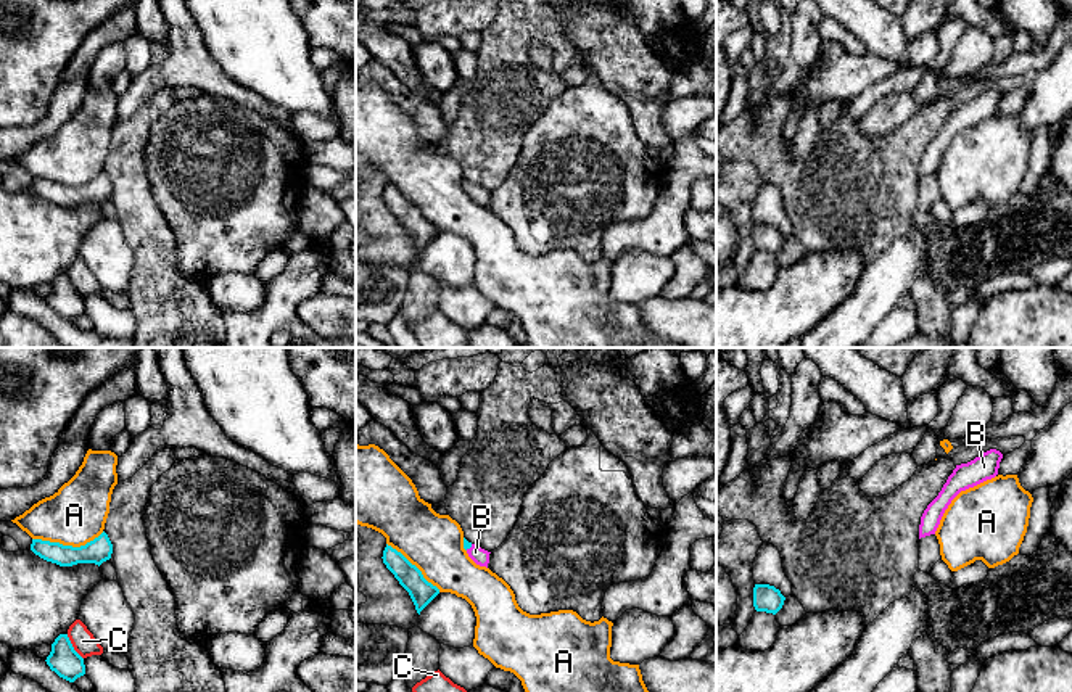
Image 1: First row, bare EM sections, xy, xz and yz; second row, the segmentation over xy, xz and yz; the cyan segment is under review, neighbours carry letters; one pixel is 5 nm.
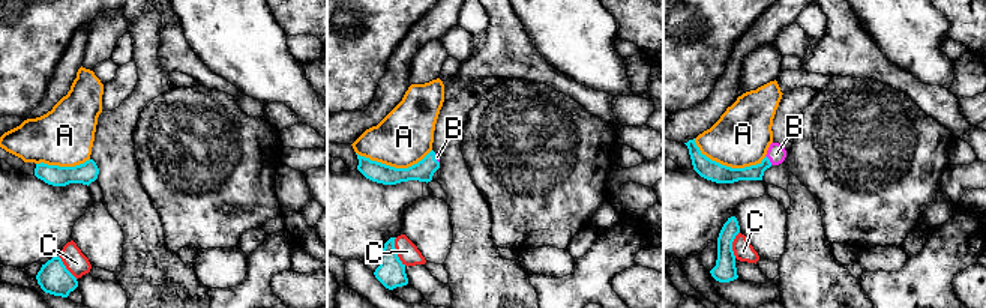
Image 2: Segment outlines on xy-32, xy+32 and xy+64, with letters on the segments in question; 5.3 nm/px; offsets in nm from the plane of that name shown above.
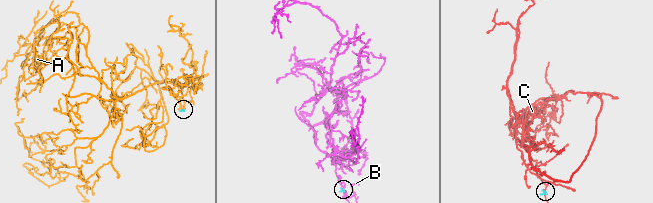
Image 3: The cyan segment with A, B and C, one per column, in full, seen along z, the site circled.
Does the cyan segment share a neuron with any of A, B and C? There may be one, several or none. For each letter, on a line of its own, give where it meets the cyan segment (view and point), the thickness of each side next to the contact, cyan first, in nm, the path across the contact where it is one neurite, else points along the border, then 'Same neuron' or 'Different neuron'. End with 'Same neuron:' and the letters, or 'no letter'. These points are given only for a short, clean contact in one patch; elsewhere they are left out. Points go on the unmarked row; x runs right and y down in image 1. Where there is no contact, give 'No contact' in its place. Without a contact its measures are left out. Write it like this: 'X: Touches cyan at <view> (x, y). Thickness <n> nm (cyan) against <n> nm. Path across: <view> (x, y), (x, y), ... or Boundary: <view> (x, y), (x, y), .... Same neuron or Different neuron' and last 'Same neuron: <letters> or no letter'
A: Touches cyan at xy (68, 185). Thickness 120 nm (cyan) against 300 nm. Different neuron
B: Touches cyan at xz (469, 187). Thickness 40 nm (cyan) against 80 nm. Path across: xz (467, 184), (469, 187), (475, 192). Same neuron
C: Touches cyan at xy (73, 287). Thickness 150 nm (cyan) against 120 nm. Different neuron
Same neuron: B

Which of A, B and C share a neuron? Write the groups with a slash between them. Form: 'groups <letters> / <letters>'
groups A / B / C

